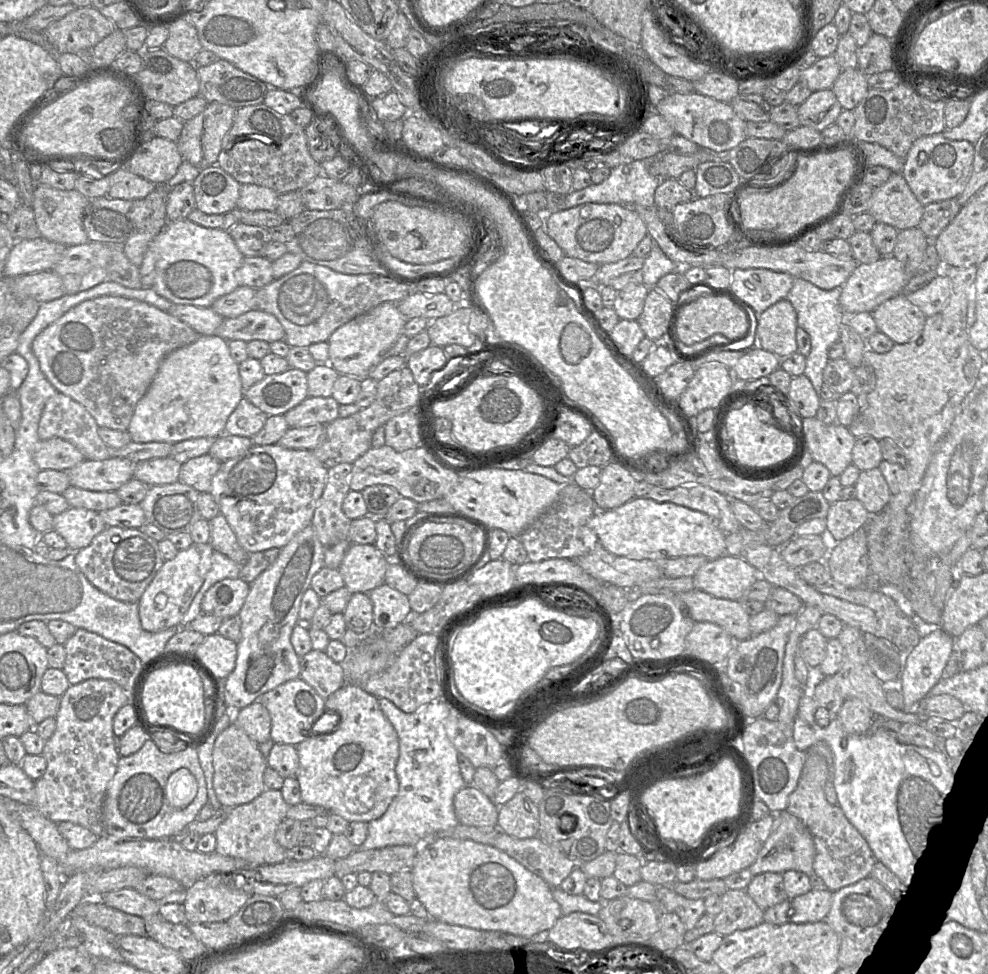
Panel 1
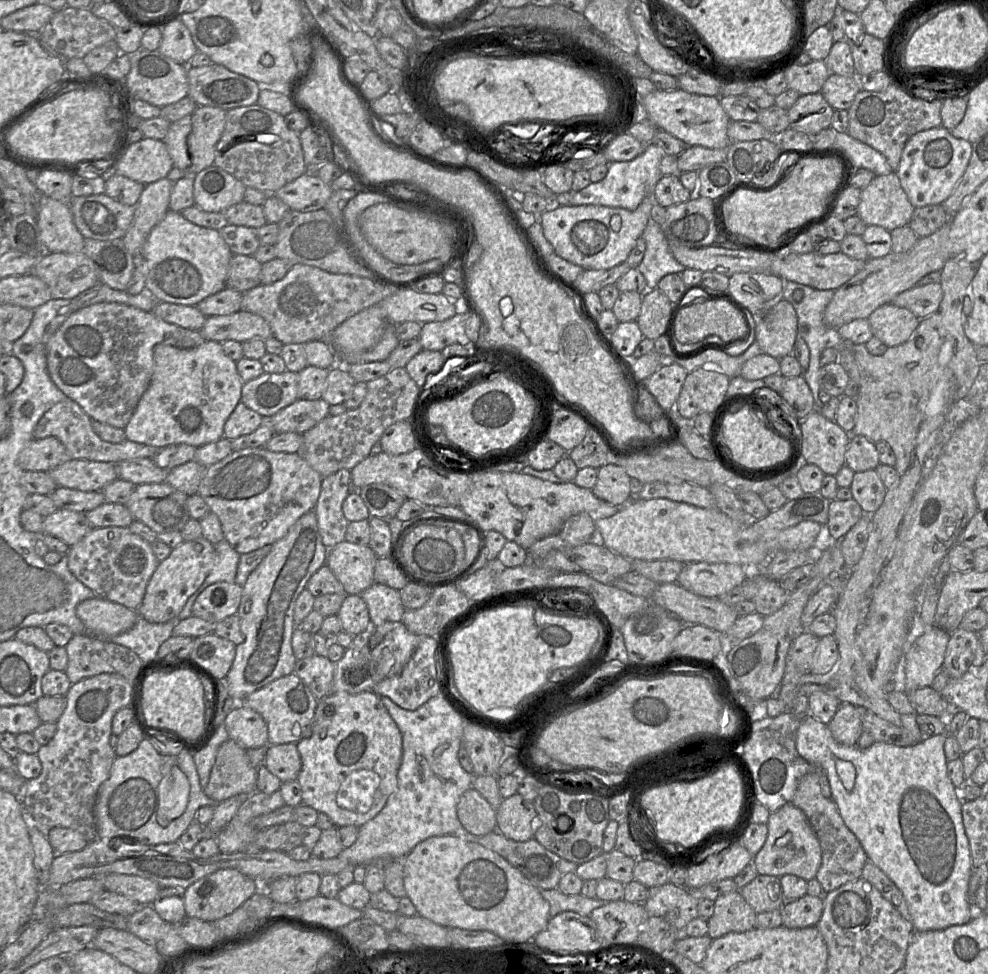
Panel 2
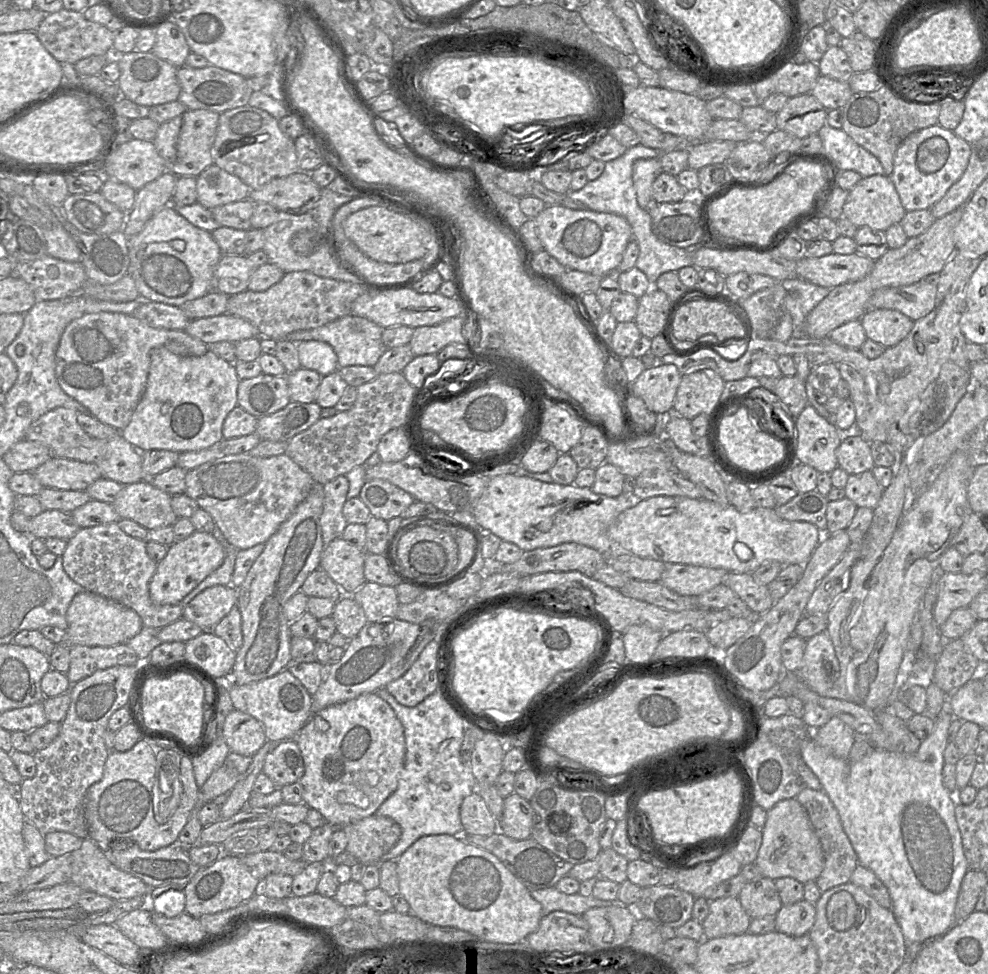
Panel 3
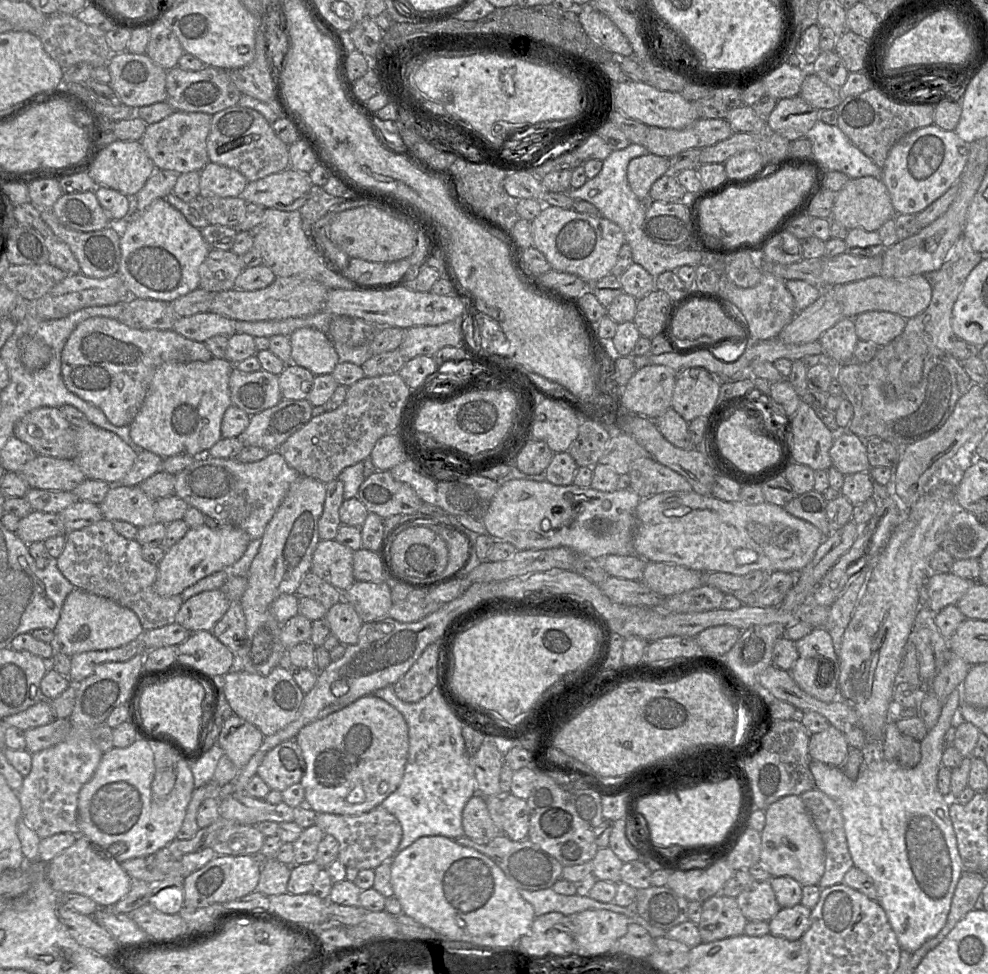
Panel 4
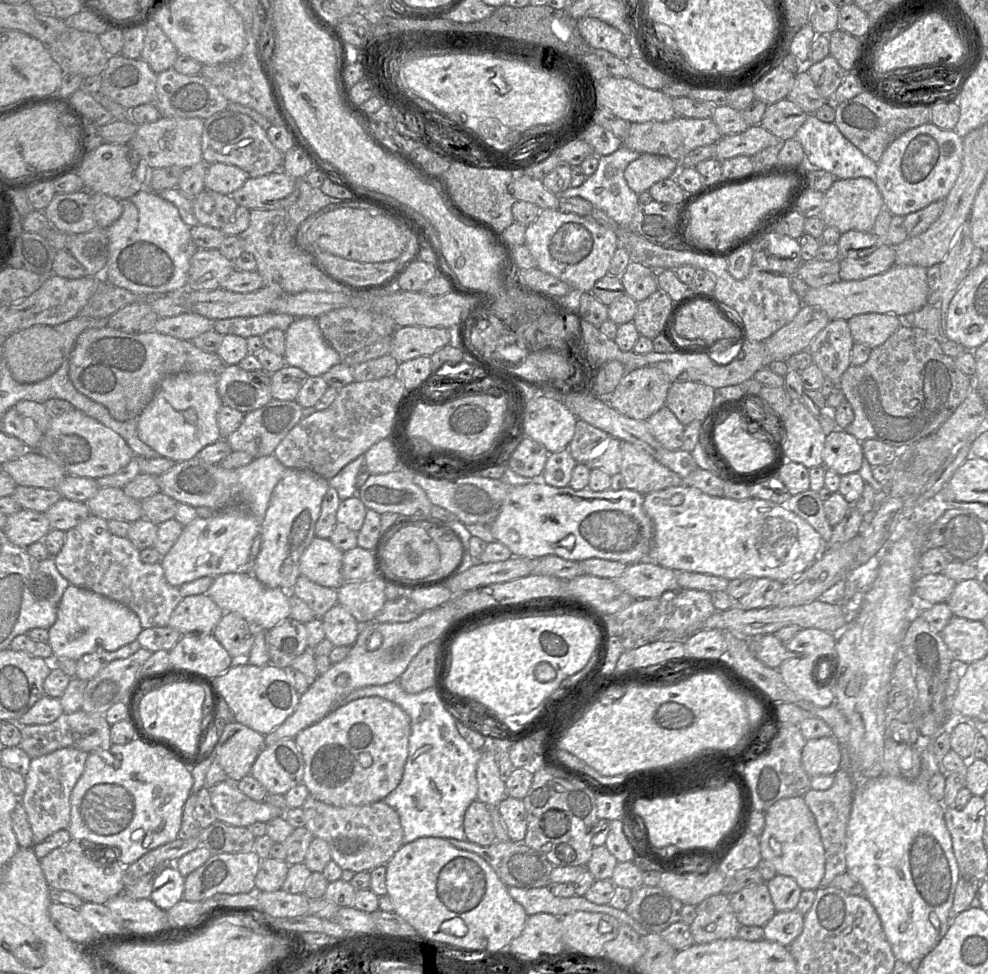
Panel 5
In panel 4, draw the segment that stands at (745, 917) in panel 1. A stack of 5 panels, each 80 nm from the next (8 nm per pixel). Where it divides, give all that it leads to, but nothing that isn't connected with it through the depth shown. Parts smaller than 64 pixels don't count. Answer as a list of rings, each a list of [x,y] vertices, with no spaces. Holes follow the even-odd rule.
[[[717,894],[702,903],[697,927],[701,942],[709,943],[744,934],[747,922],[736,898]]]

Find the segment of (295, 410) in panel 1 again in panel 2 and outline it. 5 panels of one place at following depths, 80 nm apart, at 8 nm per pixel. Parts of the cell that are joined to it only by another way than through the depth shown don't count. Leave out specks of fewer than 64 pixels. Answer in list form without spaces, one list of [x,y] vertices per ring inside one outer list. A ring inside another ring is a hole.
[[[298,398],[292,404],[276,412],[273,416],[264,418],[266,419],[266,421],[269,421],[272,424],[275,433],[304,433],[318,424],[322,419],[327,417],[329,415],[329,408],[330,404],[322,398],[316,400],[306,400]]]

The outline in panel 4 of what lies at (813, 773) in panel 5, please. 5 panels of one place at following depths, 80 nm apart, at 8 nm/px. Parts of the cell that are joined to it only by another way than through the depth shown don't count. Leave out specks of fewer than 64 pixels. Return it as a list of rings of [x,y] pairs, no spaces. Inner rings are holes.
[[[832,725],[822,732],[810,735],[808,753],[812,760],[842,769],[848,752],[849,745],[844,735]]]

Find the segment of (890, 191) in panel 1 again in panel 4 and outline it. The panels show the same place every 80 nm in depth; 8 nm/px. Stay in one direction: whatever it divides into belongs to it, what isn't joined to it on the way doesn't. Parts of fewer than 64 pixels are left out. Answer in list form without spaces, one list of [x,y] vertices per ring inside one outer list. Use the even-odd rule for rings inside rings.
[[[872,176],[850,179],[836,192],[832,208],[831,220],[836,221],[848,230],[862,228],[868,232],[878,229],[889,219],[895,217],[896,211],[892,205],[885,184]]]

